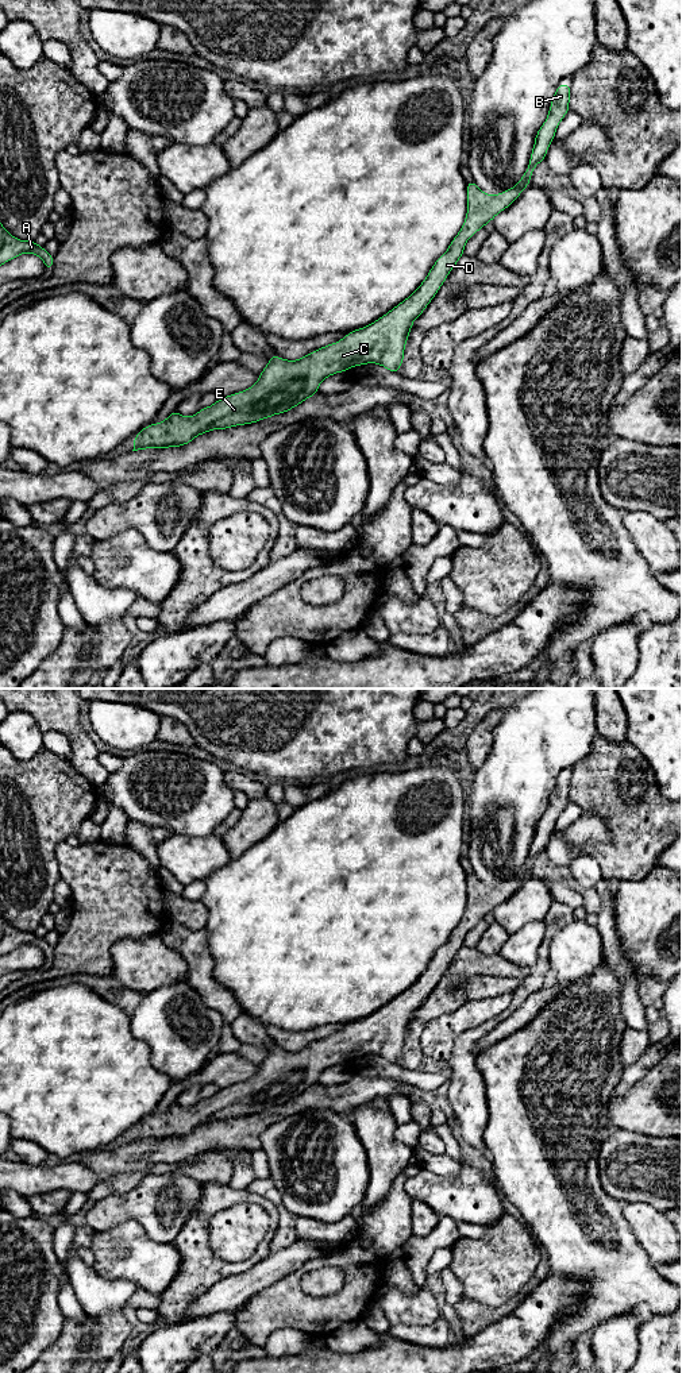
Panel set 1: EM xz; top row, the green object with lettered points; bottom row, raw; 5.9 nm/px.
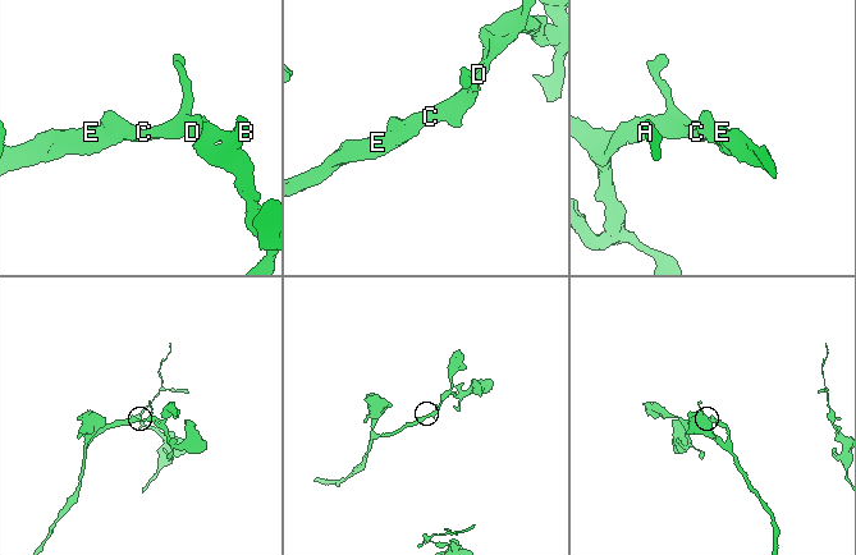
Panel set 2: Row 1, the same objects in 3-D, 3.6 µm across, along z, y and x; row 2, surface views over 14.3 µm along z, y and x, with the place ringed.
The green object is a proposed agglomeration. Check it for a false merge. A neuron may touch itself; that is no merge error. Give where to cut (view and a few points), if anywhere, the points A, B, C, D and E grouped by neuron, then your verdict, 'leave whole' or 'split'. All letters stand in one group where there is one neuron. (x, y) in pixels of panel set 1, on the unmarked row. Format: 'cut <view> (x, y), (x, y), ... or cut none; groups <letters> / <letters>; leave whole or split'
cut none; groups A B C D E; leave whole

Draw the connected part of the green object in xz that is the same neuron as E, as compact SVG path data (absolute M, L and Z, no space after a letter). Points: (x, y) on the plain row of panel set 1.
M571 775L558 776L548 807L535 828L528 859L512 880L490 887L483 884L473 871L466 873L465 914L448 941L438 949L425 971L408 990L374 1014L351 1022L342 1031L317 1040L301 1050L269 1048L267 1057L250 1080L223 1088L190 1108L174 1102L165 1112L140 1121L134 1131L132 1142L182 1138L212 1121L253 1115L285 1104L317 1085L323 1071L347 1062L350 1058L375 1054L389 1062L400 1064L412 1015L432 992L463 946L465 934L521 886L529 876L536 856L544 852L550 834L555 830L556 818L570 802L570 779Z

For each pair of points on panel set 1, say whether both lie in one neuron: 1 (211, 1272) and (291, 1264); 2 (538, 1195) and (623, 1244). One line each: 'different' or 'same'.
1: different
2: same

